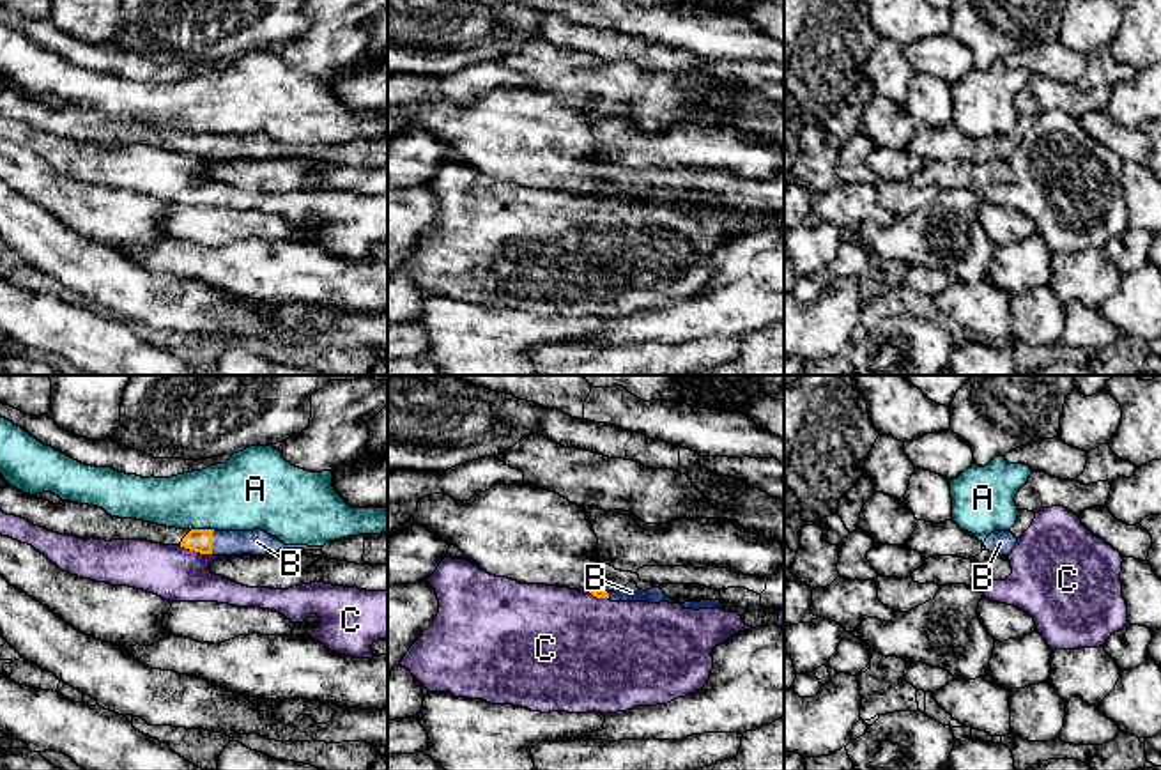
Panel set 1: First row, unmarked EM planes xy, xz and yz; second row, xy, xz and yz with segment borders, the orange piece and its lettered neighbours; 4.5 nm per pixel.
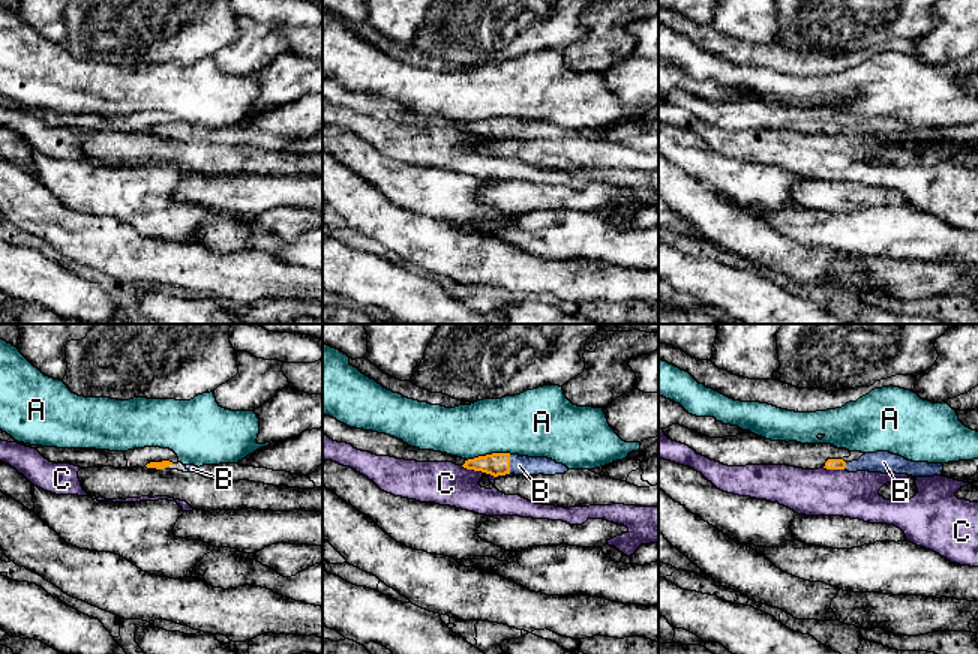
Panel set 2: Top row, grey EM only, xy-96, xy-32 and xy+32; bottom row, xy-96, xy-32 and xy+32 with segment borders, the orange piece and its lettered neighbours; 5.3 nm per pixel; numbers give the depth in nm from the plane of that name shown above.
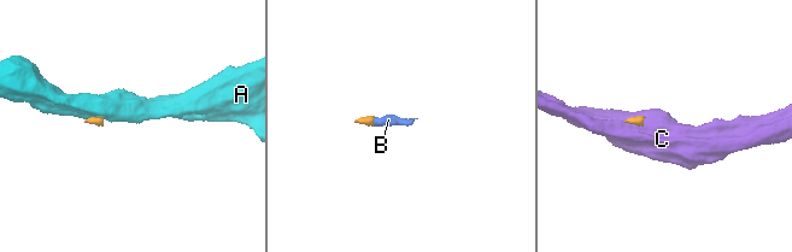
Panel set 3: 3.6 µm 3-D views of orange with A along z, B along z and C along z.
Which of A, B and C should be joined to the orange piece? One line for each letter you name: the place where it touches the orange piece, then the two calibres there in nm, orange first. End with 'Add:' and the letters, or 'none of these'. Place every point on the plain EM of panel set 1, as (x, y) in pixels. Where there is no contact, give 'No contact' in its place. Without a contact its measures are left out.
B: Touches orange at xy (211, 146). Thickness 110 nm (orange) against 120 nm
Add: B

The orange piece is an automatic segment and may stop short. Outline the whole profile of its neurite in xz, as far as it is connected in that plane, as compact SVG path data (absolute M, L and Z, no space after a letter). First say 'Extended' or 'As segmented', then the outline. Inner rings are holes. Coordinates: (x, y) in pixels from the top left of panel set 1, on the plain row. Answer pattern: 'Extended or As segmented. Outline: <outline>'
Extended. Outline: M634 184L623 191L609 195L609 196L604 193L596 193L593 188L588 189L586 195L589 195L596 202L609 202L611 205L680 207L680 205L667 202L660 191L651 191L648 195L642 195L637 191L637 188Z

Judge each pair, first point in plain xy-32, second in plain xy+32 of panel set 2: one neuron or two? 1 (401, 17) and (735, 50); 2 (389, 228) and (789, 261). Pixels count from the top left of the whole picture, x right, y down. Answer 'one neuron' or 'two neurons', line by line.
1: two neurons
2: one neuron

